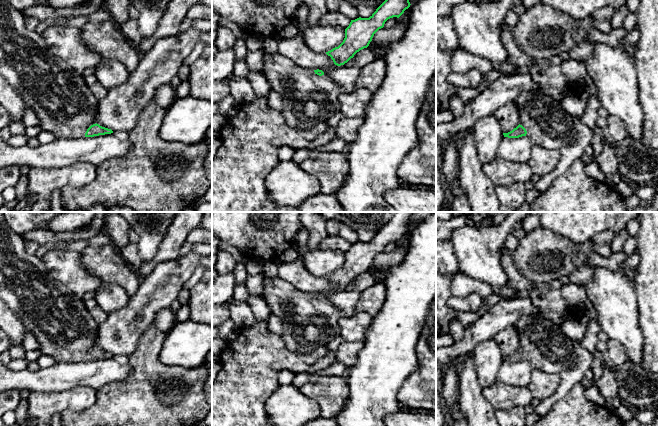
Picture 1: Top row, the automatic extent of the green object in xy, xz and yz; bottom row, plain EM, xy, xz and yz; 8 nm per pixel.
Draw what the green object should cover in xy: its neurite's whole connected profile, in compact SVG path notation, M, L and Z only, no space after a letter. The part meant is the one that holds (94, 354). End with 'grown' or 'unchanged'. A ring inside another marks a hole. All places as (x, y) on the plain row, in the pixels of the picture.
M0 212L0 298L23 322L29 333L35 336L42 354L53 357L56 362L83 362L111 358L111 353L100 350L95 345L99 324L88 312L82 298L77 297L61 282L45 271L42 258L29 255L25 250L24 239L13 232Z; grown

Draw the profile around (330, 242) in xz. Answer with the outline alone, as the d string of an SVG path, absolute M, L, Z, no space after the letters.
M327 236L318 245L319 250L340 250L346 253L351 244L340 236Z

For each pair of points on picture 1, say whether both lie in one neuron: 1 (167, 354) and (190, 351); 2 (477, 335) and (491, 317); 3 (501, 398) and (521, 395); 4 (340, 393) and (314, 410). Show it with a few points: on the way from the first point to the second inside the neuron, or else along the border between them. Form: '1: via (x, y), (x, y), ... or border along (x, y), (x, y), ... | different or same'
1: via (173, 353), (175, 351), (184, 351) | same
2: via (481, 331), (491, 321) | same
3: via (506, 396), (516, 396) | same
4: border along (302, 391), (318, 404), (321, 415) | different

